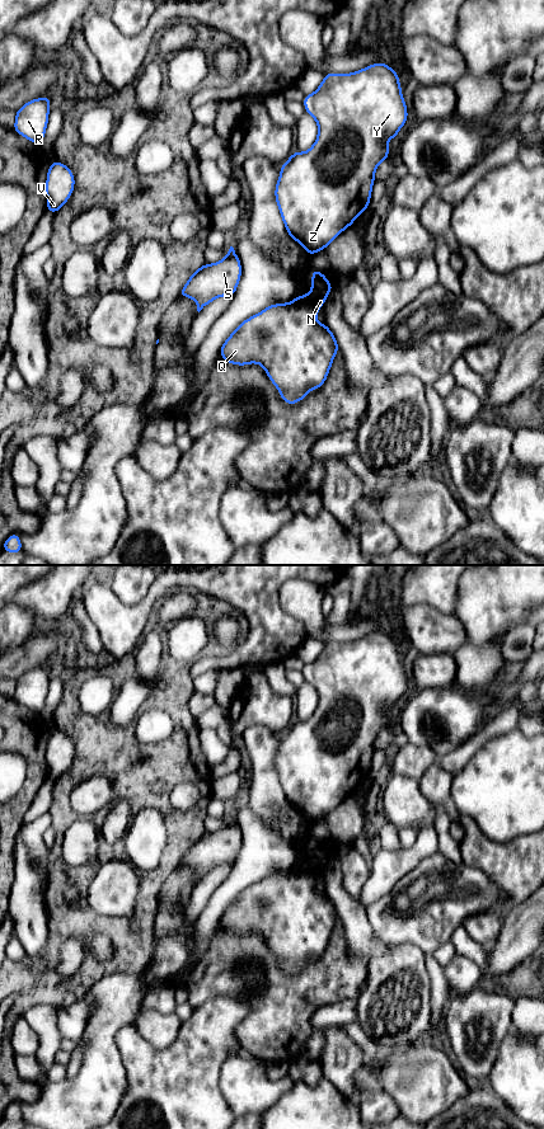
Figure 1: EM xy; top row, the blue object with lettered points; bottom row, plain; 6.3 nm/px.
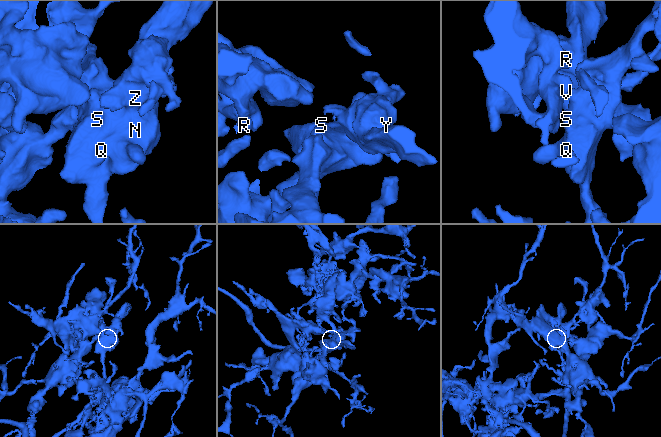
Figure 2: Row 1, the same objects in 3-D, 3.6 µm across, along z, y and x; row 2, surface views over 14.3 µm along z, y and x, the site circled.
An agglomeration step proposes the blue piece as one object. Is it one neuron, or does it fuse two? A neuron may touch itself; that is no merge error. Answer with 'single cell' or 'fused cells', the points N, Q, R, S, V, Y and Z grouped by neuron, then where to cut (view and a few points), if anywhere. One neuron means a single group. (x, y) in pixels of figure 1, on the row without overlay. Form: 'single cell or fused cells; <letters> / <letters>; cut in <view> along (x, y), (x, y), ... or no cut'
single cell; N Q R S V Y Z; no cut

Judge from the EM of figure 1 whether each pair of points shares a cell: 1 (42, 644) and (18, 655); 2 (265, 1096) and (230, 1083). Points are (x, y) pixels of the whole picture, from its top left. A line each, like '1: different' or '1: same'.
1: same
2: same

